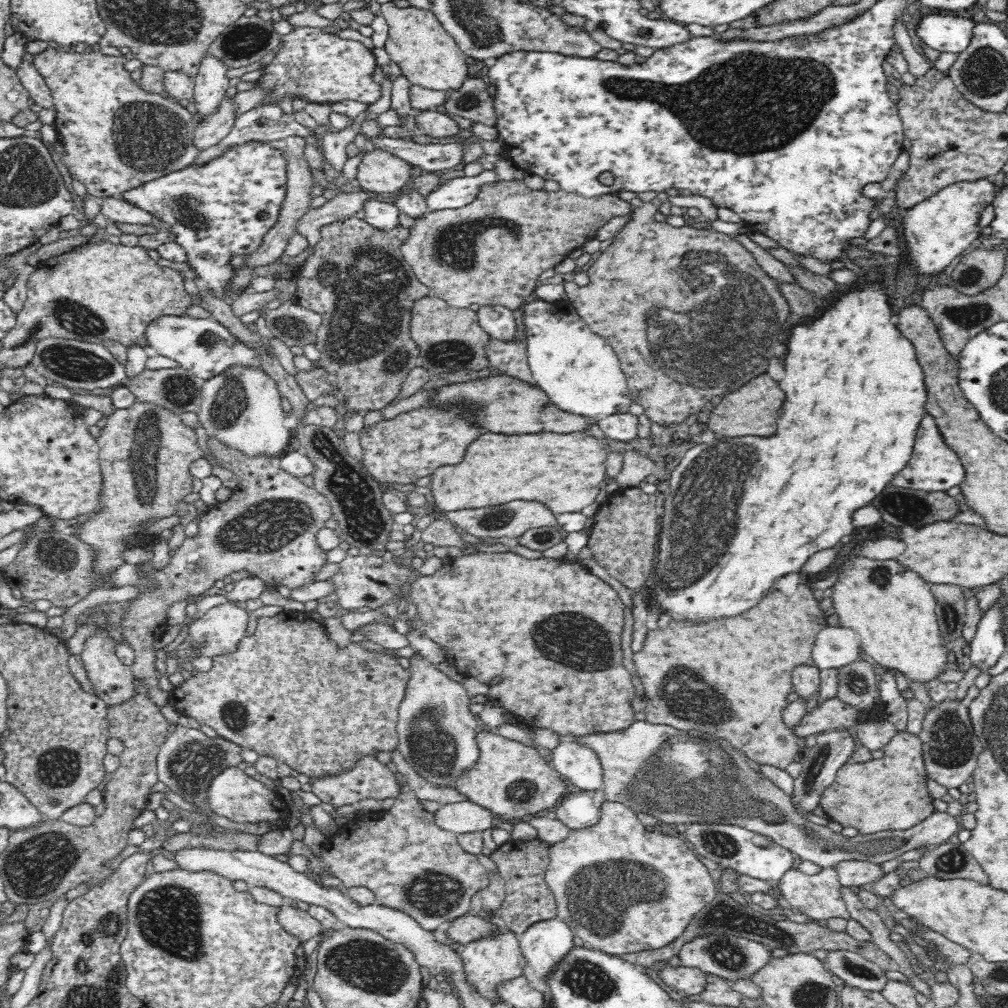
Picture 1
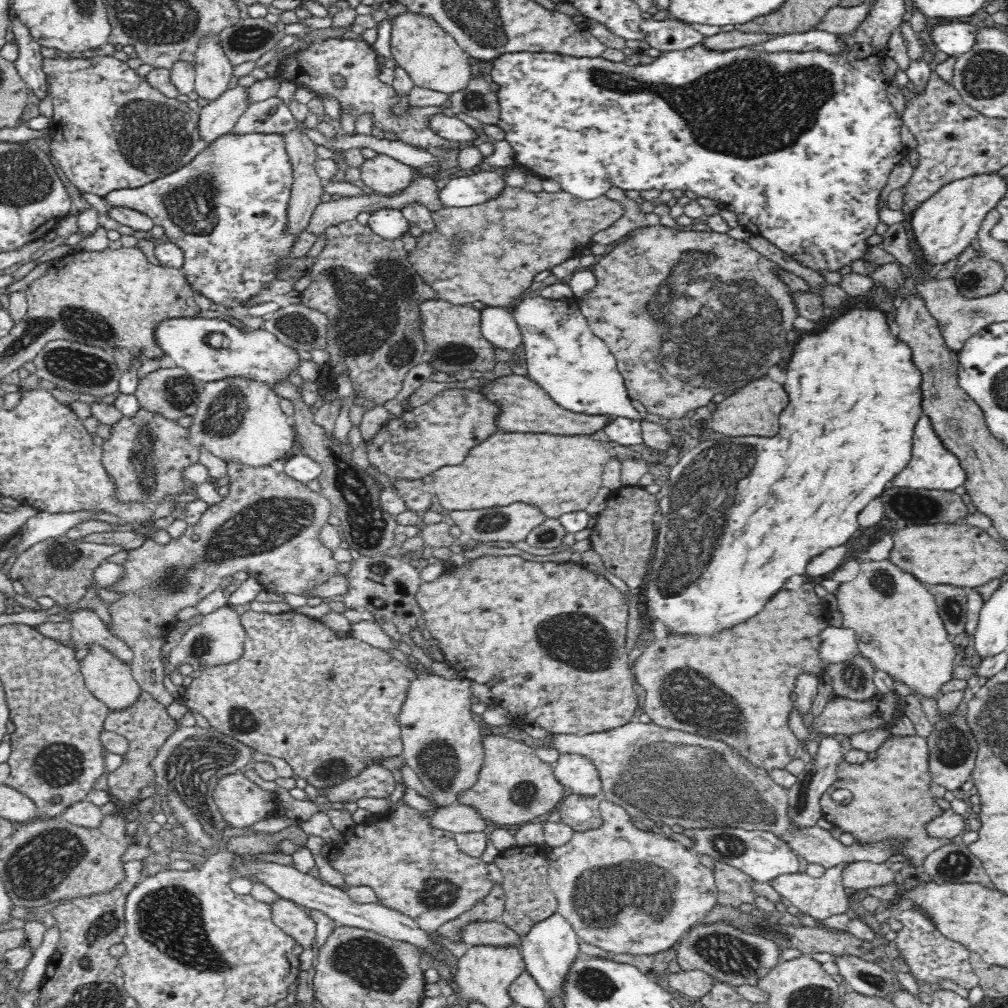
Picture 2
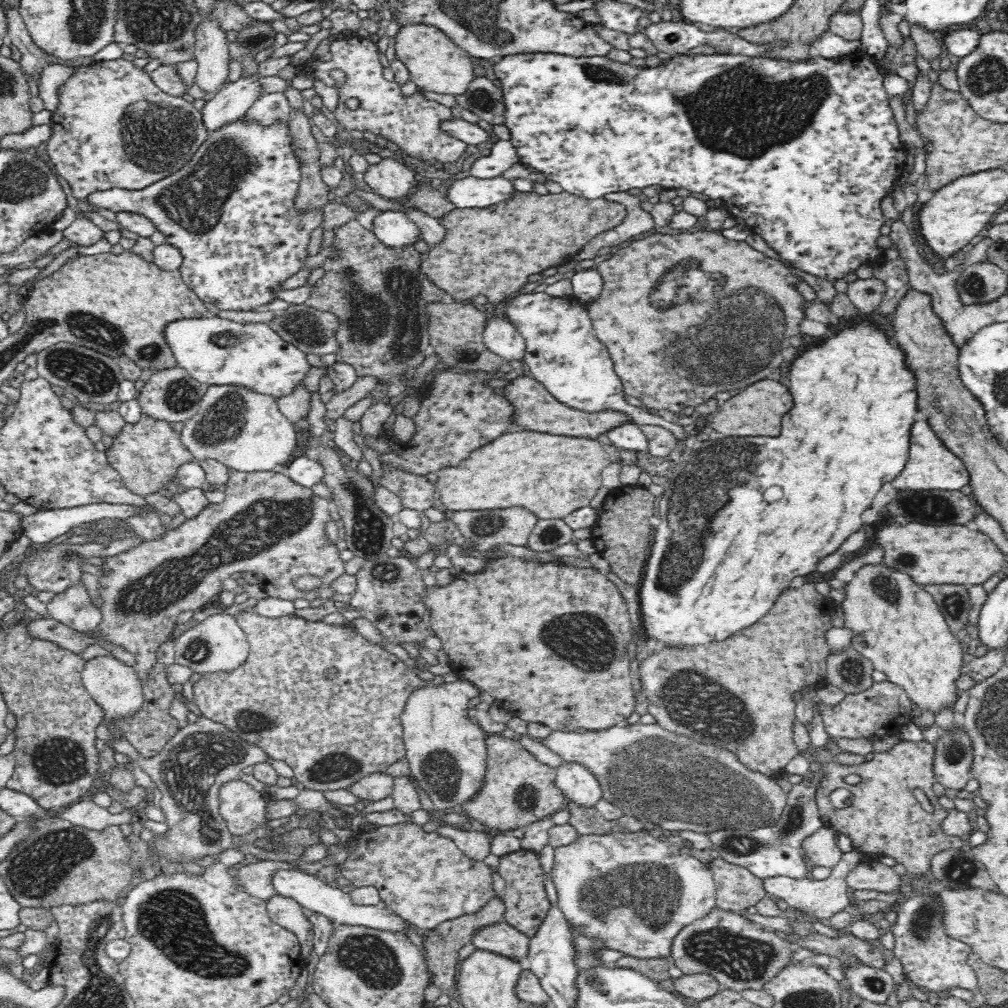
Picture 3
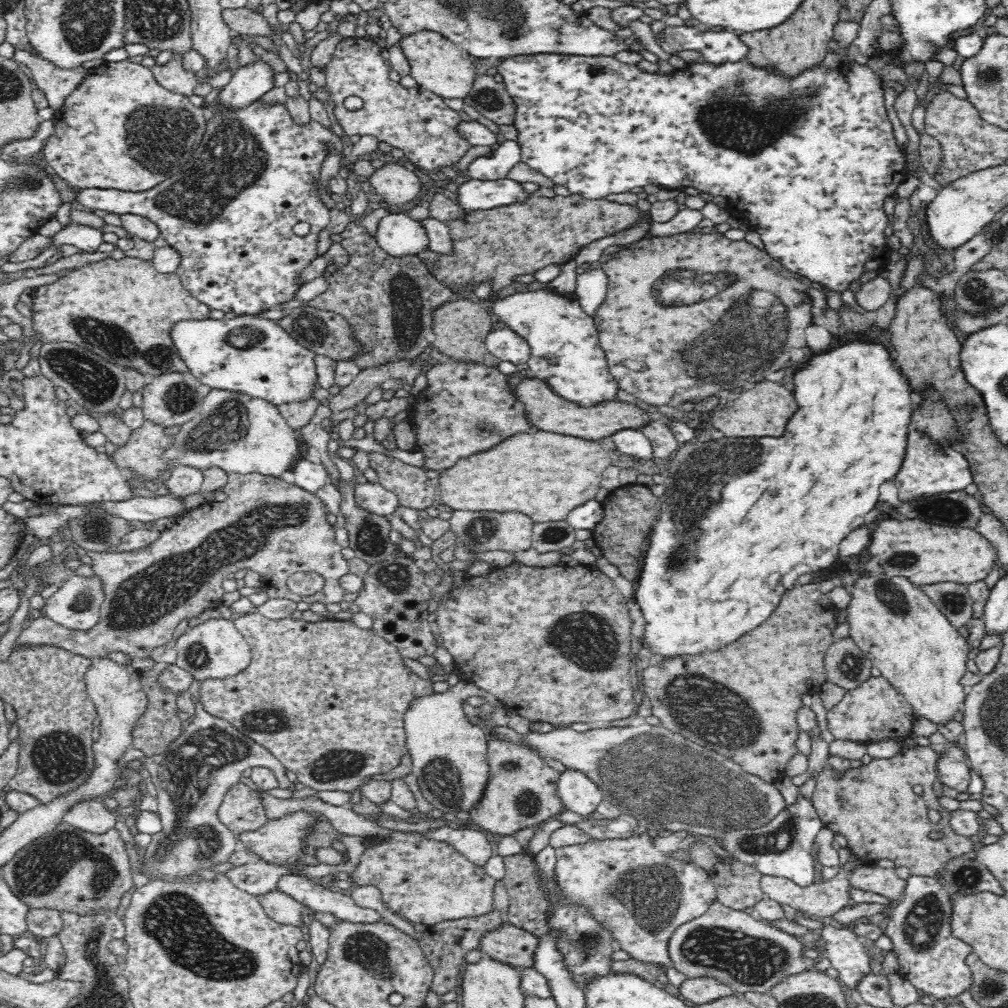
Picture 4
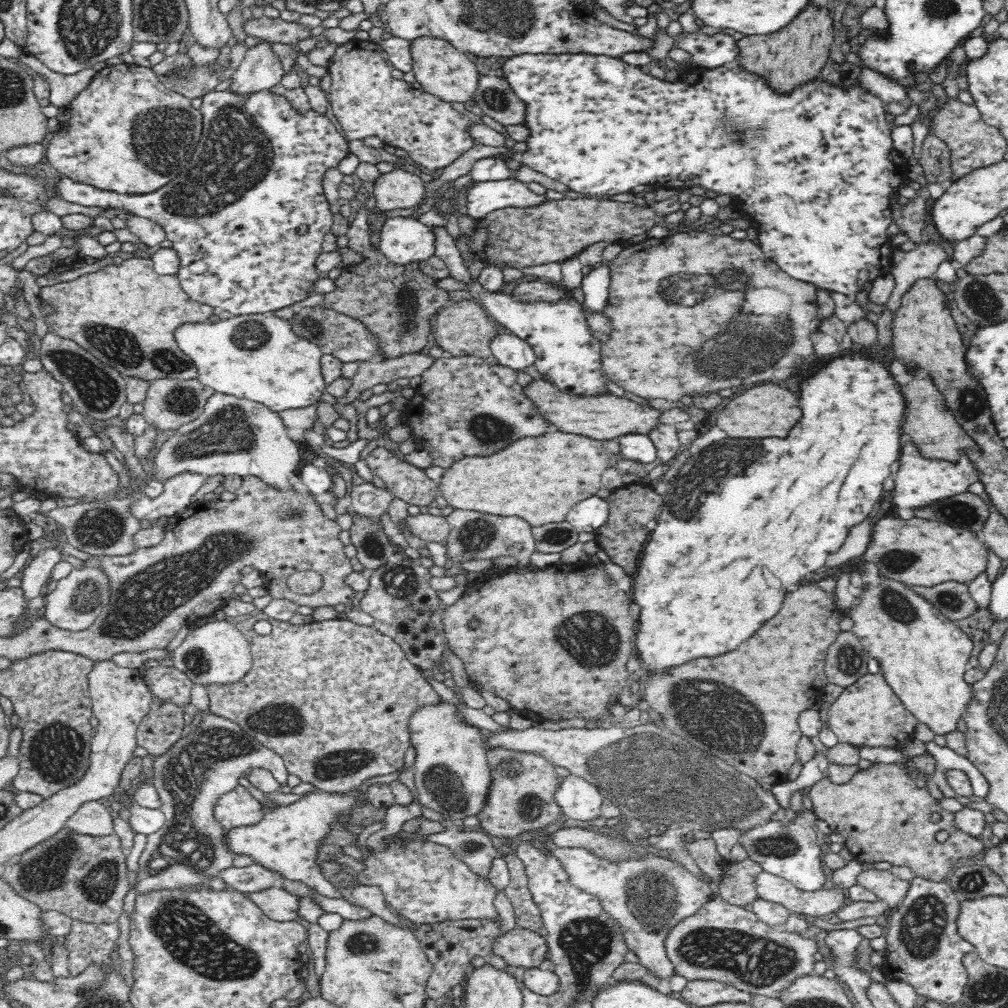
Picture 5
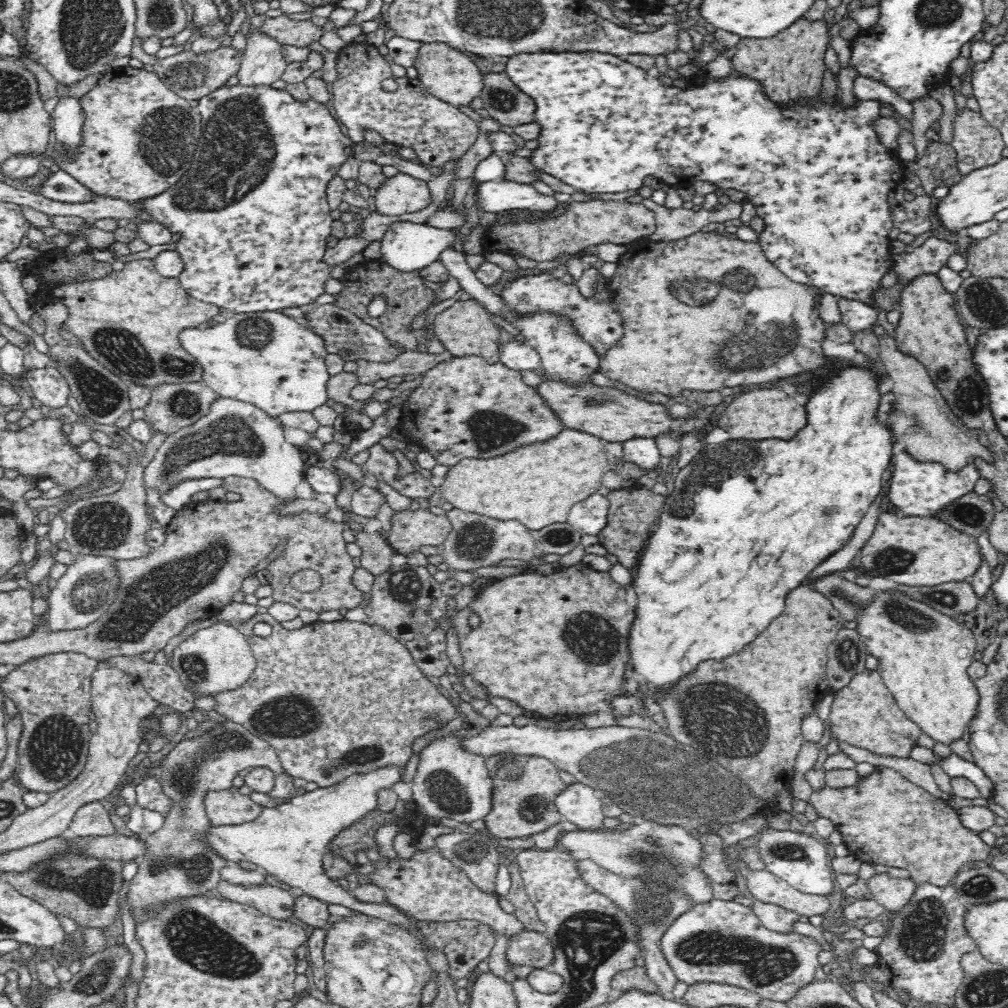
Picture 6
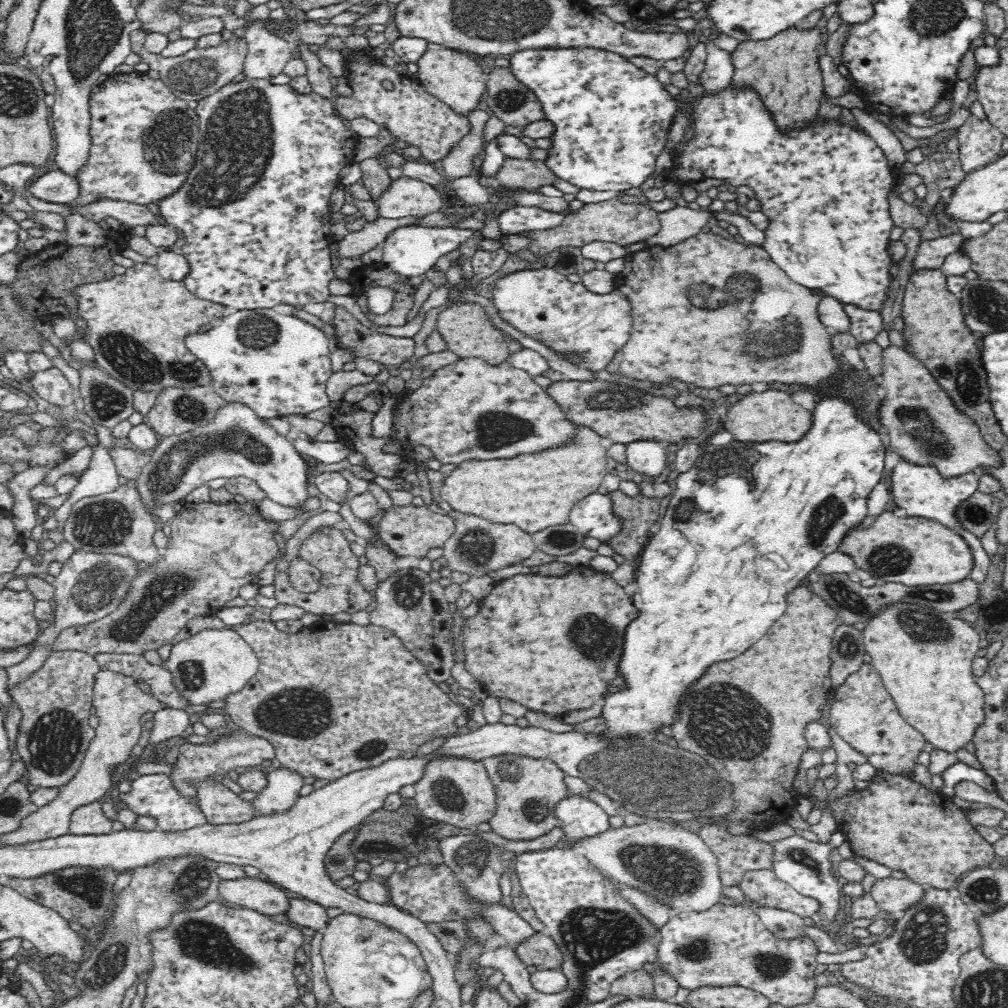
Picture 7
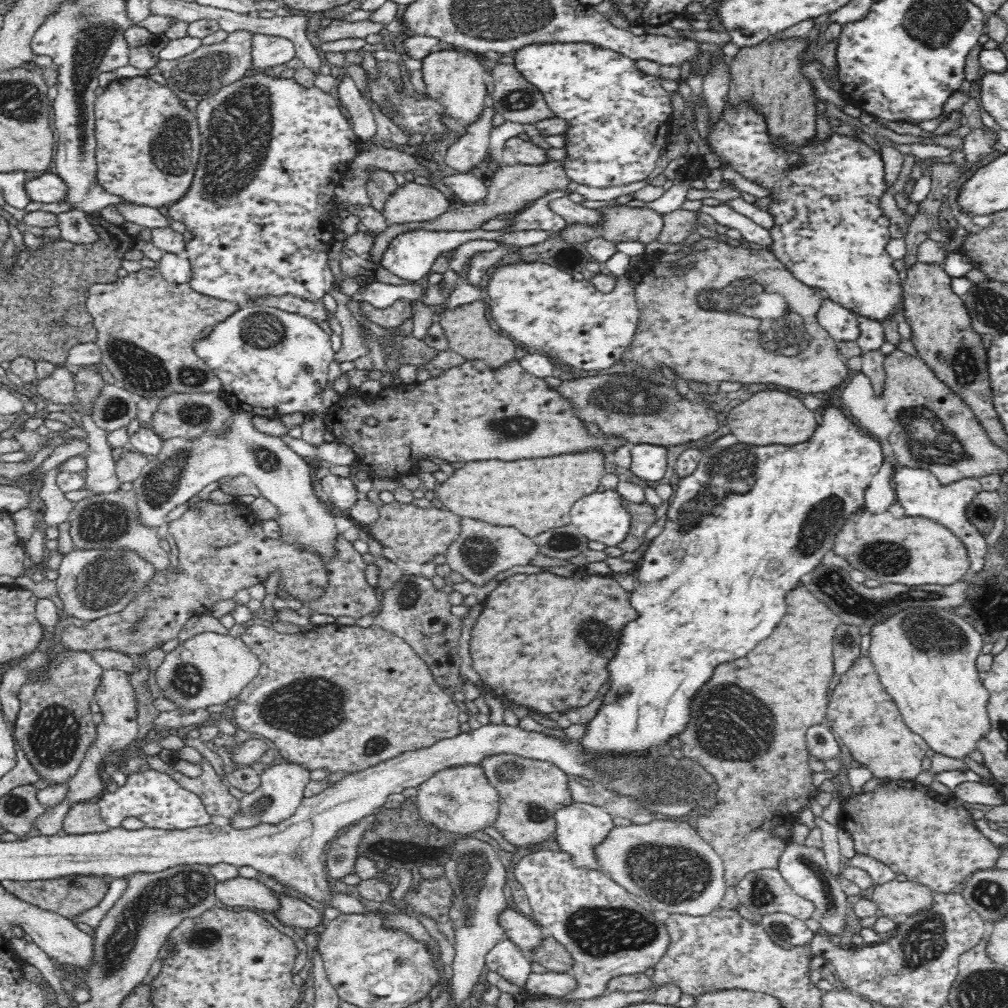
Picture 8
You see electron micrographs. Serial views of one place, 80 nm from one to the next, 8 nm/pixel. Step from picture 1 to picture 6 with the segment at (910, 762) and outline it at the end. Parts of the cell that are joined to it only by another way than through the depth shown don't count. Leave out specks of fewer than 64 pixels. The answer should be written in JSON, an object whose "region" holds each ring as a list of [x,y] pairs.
{"region":[[[876,766],[873,774],[860,777],[855,786],[834,789],[826,785],[813,790],[808,802],[834,825],[854,858],[906,868],[915,883],[950,885],[962,866],[980,860],[986,863],[990,856],[991,847],[962,826],[946,800],[935,798],[888,766]]]}

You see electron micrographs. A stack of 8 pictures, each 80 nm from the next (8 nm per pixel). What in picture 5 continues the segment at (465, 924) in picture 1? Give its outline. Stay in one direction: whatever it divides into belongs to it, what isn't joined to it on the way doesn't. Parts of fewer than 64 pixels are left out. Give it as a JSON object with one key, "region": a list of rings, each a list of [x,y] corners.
{"region":[[[519,927],[498,934],[492,940],[491,954],[499,956],[509,967],[539,967],[549,950],[547,938]]]}

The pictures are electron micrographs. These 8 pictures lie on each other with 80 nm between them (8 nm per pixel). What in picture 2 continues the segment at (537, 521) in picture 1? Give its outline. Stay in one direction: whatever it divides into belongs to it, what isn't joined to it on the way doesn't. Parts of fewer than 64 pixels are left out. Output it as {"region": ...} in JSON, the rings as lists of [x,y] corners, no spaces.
{"region":[[[520,502],[510,504],[510,506],[478,510],[453,510],[448,515],[454,520],[454,524],[459,526],[464,538],[469,541],[488,540],[488,542],[496,542],[496,540],[520,542],[520,540],[525,540],[530,530],[547,520],[547,516],[537,506],[528,506]]]}

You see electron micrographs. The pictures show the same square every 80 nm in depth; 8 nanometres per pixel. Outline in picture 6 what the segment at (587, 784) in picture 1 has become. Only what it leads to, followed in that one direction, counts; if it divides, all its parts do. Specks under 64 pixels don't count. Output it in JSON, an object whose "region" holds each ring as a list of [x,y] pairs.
{"region":[[[578,780],[567,785],[567,788],[555,799],[557,811],[564,819],[580,827],[580,830],[586,831],[603,827],[604,806],[610,804],[616,806],[607,796]]]}

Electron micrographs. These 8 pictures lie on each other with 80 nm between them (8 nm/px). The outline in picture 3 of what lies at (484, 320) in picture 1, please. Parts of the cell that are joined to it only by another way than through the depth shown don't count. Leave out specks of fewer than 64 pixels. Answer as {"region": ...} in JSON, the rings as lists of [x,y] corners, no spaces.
{"region":[[[497,313],[489,314],[483,331],[483,341],[493,354],[505,361],[520,361],[525,357],[526,341],[522,334],[518,333],[508,318],[502,318]]]}

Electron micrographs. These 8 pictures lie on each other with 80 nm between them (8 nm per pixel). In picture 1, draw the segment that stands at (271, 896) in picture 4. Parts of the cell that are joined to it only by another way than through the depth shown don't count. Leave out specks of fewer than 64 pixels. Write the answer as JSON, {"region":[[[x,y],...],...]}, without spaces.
{"region":[[[282,901],[278,908],[278,922],[286,929],[286,932],[299,938],[300,942],[306,942],[322,932],[322,924],[307,911],[292,908],[285,901]]]}

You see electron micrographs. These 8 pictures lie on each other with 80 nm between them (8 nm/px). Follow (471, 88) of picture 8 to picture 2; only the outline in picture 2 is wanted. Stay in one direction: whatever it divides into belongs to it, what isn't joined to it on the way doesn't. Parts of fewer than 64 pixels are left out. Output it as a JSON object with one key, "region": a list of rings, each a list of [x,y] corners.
{"region":[[[406,11],[390,14],[390,51],[397,64],[410,75],[416,86],[450,95],[466,88],[474,76],[470,71],[468,53],[432,17]]]}

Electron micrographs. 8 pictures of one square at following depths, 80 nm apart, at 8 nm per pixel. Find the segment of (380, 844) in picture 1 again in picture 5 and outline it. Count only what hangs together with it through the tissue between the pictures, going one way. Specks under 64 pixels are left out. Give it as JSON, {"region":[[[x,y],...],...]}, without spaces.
{"region":[[[419,838],[404,839],[399,845],[390,839],[385,850],[370,852],[362,863],[365,868],[356,873],[359,884],[380,887],[388,906],[410,925],[424,927],[467,919],[490,919],[500,923],[494,908],[496,887],[490,879],[477,874],[444,845]]]}

